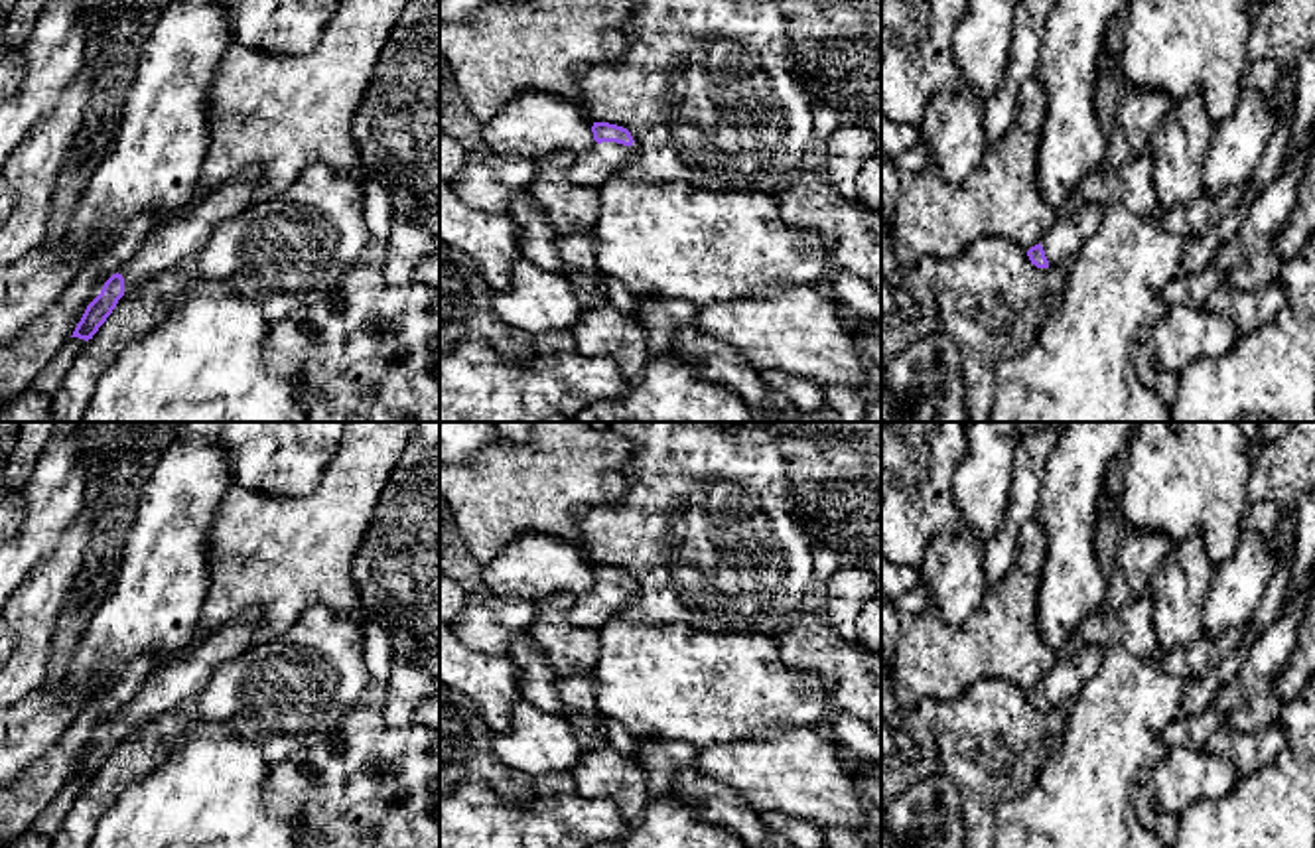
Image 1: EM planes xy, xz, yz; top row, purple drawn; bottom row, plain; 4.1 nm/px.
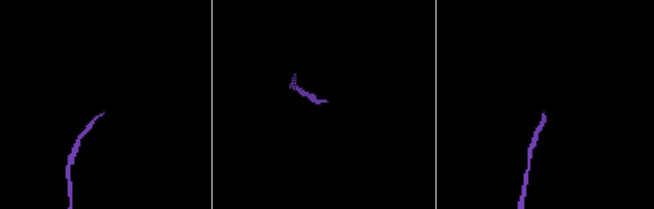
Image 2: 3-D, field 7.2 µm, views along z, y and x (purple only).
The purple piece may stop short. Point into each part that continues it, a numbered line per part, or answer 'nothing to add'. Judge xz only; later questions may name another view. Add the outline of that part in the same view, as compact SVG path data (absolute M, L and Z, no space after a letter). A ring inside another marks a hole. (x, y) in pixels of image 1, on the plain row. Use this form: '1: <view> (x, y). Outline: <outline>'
1: xz (602, 604). Outline: M593 584L588 594L576 596L568 619L572 625L599 631L613 619L627 617L631 613L631 605L637 594L637 584L633 584L631 588L623 588L617 584Z

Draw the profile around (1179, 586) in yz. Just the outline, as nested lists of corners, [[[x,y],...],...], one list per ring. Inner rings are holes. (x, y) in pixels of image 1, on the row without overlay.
[[[1199,530],[1175,544],[1149,580],[1159,651],[1187,651],[1203,633],[1214,566]]]

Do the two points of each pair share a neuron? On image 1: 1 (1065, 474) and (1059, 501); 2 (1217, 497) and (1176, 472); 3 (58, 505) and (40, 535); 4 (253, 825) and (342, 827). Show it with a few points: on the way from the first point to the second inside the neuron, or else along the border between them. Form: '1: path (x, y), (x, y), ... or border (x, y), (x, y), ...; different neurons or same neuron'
1: path (1065, 480), (1065, 495); same neuron
2: path (1207, 490), (1185, 472); same neuron
3: path (50, 513), (42, 527); same neuron
4: border (263, 785), (265, 805), (290, 827); different neurons

